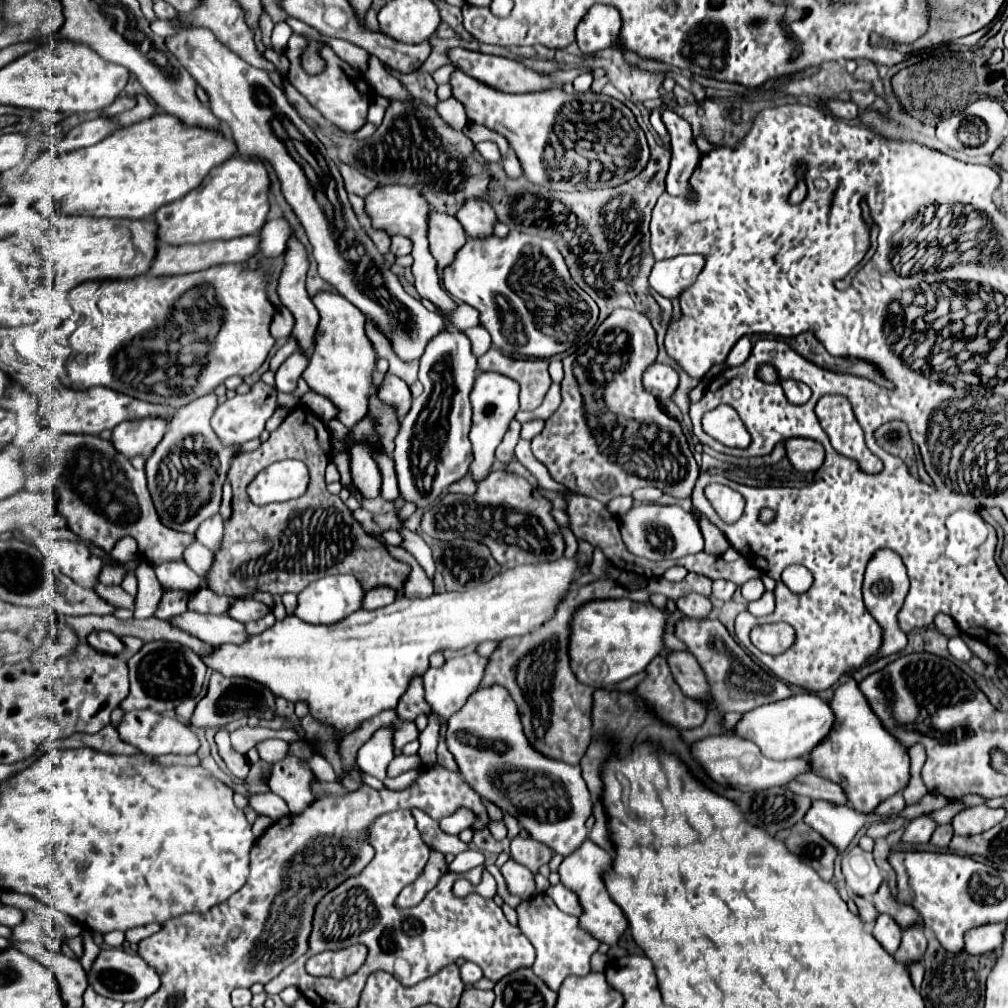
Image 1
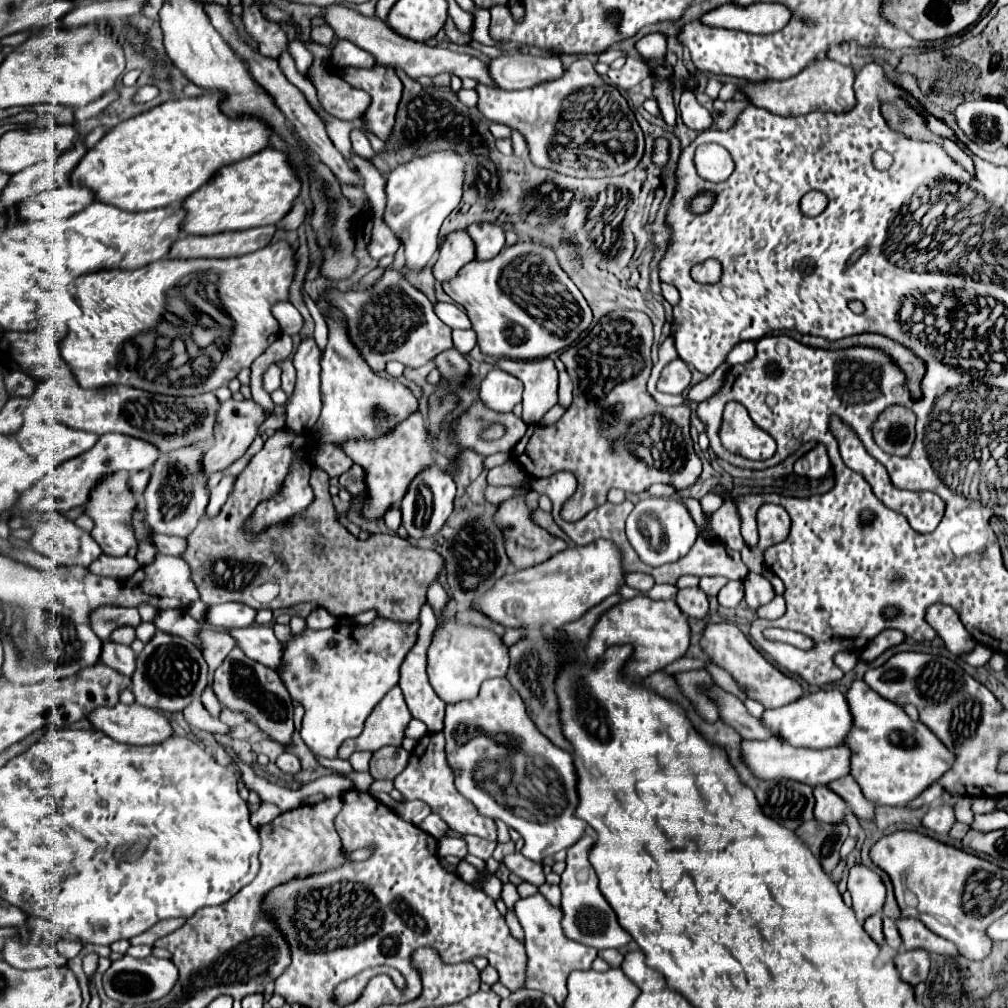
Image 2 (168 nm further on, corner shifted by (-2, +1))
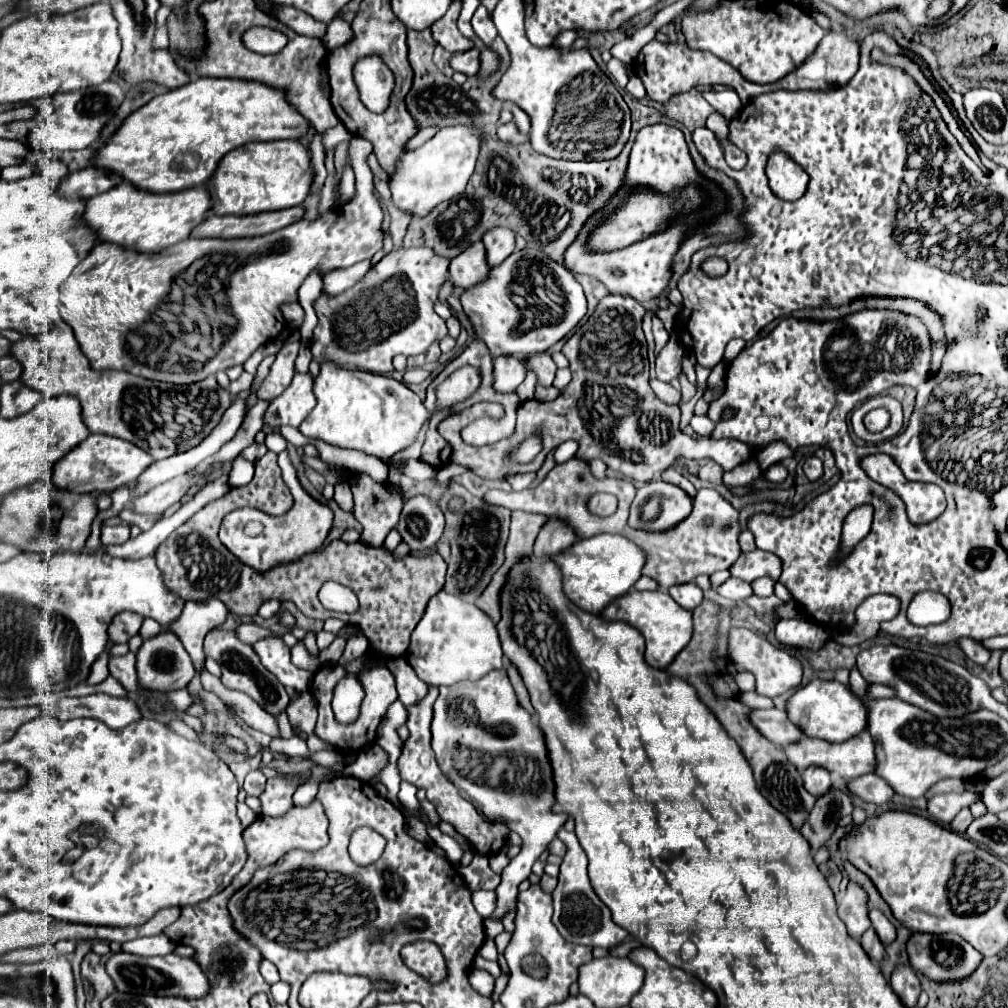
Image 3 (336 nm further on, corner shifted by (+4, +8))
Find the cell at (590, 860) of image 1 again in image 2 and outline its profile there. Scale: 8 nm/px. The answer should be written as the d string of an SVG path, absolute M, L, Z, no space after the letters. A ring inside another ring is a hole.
M583 835L573 847L567 849L567 869L561 875L561 893L563 893L561 909L565 915L563 929L567 937L583 945L589 945L595 949L605 949L605 947L621 949L631 941L631 935L619 925L615 911L611 909L611 905L605 901L605 897L599 891L595 869L589 863L589 853L591 853L593 843L595 843L593 837Z

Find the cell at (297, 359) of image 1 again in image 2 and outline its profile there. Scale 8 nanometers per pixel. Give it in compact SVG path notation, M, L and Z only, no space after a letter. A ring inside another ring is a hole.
M285 359L281 363L281 369L283 369L283 375L281 375L281 389L291 395L293 389L295 389L295 367L291 363L291 359Z

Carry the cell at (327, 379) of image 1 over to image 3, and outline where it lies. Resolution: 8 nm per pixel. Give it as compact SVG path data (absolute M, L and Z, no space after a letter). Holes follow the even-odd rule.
M321 364L321 372L313 384L313 394L317 406L301 422L299 432L307 438L323 440L325 444L339 448L361 450L377 458L391 458L399 450L409 448L429 420L429 412L415 392L411 392L403 382L381 374Z

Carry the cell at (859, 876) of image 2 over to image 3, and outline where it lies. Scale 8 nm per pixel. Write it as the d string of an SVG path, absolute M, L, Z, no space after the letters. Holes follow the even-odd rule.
M849 884L847 892L839 902L839 918L845 922L849 936L861 938L861 934L871 928L871 920L867 916L867 894L861 886Z

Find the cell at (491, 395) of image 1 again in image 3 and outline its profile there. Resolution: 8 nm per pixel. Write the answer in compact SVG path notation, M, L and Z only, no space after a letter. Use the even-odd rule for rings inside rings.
M501 356L493 362L495 366L495 388L499 392L515 392L515 388L525 380L525 364L515 356Z

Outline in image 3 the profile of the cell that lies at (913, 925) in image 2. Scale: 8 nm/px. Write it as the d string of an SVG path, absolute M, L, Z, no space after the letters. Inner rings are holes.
M911 934L907 942L907 952L909 952L909 962L915 968L915 972L923 974L925 978L937 984L967 980L983 960L983 954L977 952L959 934L935 934L935 936L933 934Z

